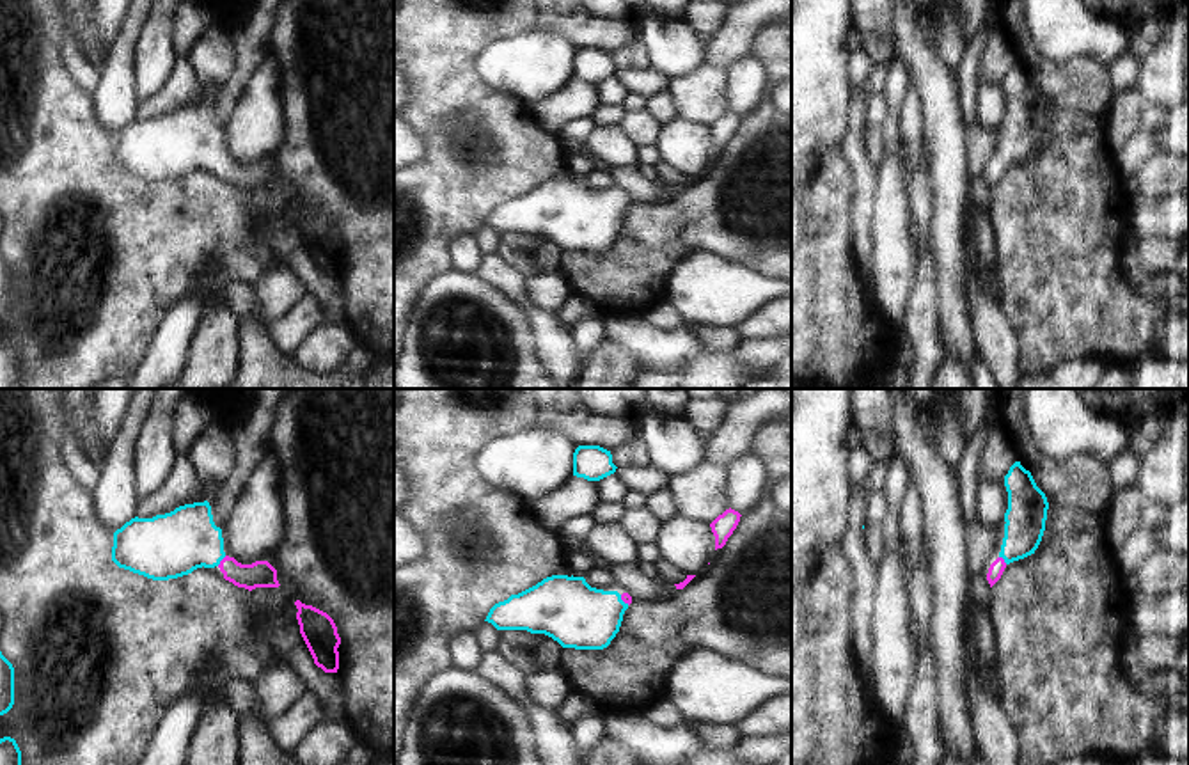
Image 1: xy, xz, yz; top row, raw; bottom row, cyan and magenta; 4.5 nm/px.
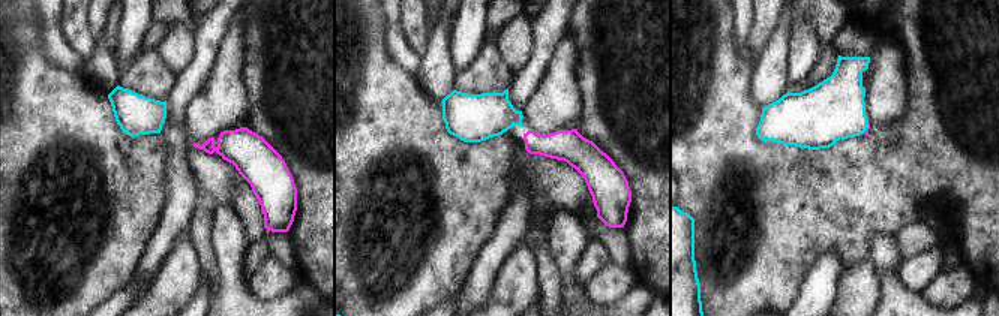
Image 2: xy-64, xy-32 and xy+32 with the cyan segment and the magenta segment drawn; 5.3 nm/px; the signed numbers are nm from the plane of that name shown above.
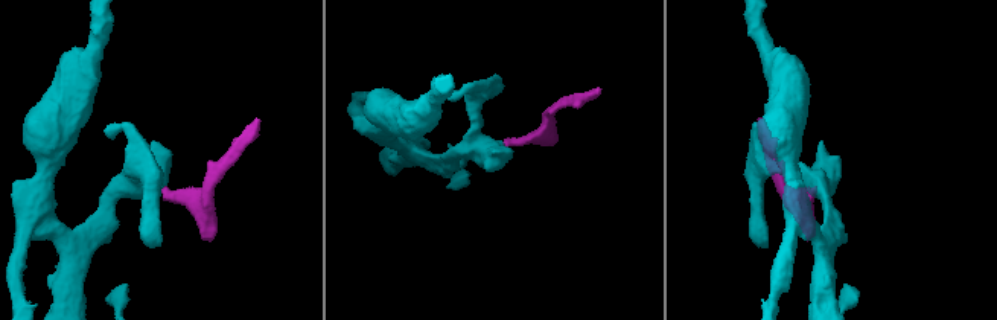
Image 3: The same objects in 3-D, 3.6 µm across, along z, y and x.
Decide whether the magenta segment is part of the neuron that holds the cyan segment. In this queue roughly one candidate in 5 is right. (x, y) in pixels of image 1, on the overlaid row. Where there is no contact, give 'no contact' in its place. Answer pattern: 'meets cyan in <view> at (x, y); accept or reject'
meets cyan in xy at (220, 559); accept

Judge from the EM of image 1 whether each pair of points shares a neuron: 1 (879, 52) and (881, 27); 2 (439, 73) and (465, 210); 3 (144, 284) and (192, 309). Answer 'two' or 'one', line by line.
1: one
2: one
3: two

